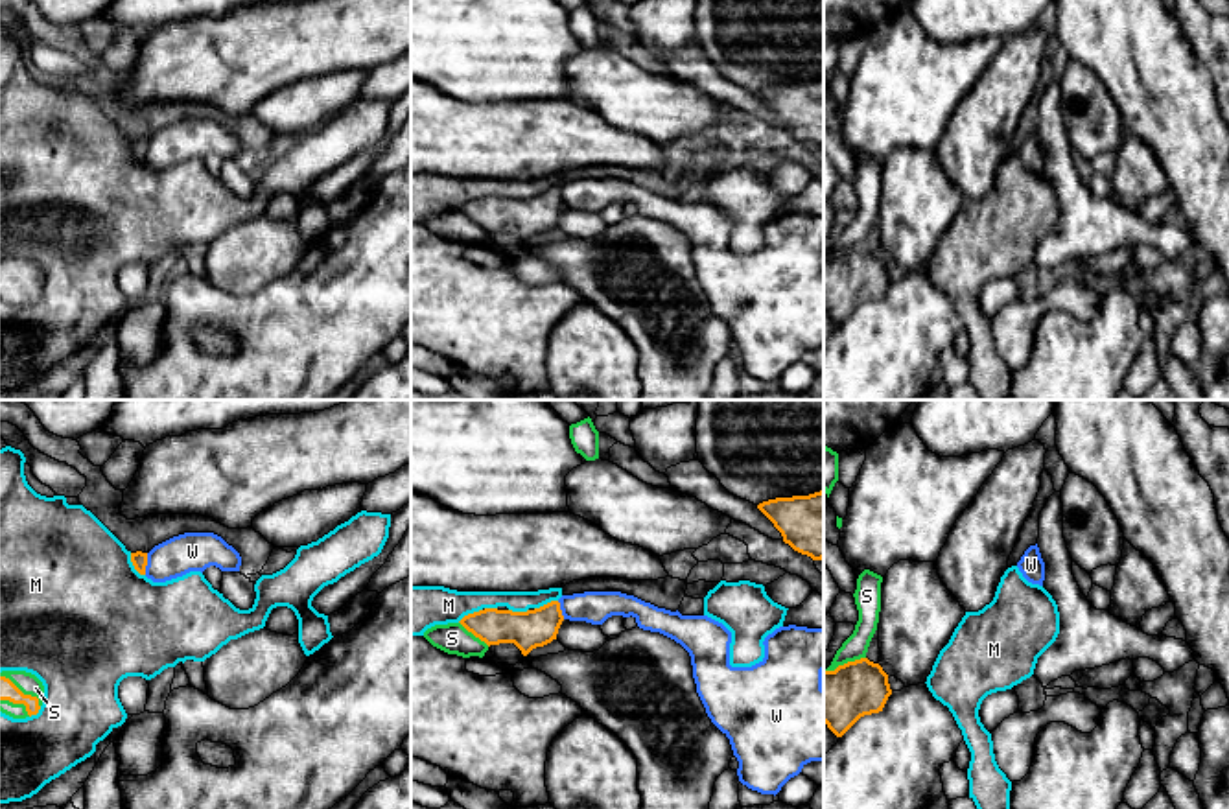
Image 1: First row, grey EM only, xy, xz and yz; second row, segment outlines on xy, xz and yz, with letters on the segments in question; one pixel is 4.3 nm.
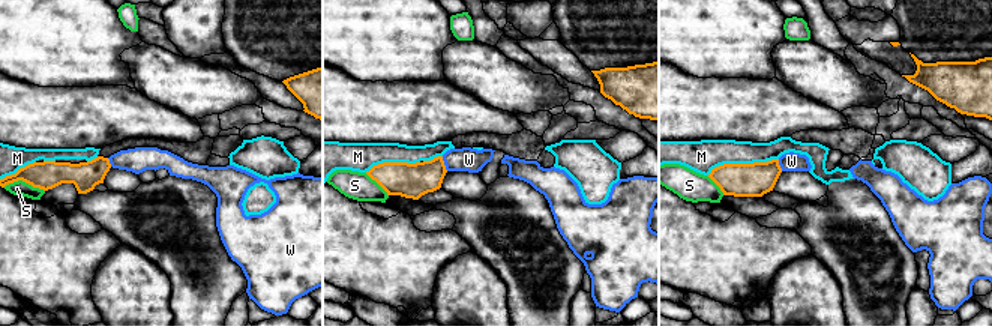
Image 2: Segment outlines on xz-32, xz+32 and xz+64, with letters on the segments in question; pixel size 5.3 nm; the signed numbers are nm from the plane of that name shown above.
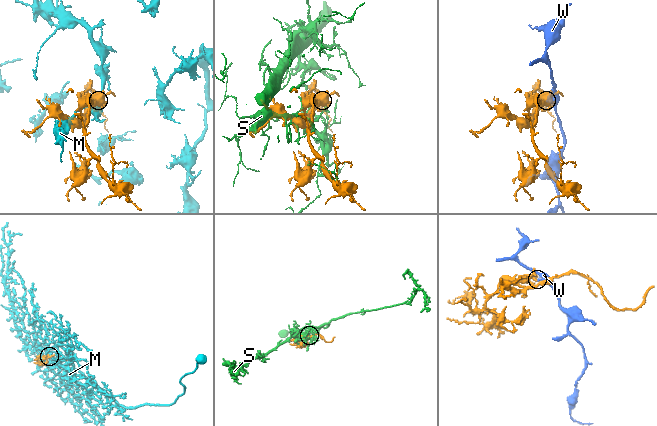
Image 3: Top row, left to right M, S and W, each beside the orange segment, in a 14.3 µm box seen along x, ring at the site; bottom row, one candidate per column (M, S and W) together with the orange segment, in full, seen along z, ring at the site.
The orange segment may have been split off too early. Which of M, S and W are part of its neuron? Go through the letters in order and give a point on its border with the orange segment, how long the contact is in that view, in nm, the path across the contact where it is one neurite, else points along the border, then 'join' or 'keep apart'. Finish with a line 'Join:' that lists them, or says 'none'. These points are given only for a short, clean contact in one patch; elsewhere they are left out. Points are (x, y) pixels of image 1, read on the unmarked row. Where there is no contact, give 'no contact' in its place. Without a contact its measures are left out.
M: contact xy (133, 152); length 120 nm; keep apart
S: contact xz (474, 222); length 170 nm; keep apart
W: contact xy (146, 152); length 100 nm; border xy (148, 140), (144, 161); keep apart
Join: none

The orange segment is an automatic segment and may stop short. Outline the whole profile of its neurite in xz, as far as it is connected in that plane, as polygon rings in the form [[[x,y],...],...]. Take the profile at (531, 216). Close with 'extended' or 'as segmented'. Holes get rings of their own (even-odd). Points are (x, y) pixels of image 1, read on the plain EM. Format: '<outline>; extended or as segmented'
[[[551,188],[527,199],[485,195],[464,203],[459,210],[490,232],[514,230],[523,243],[556,227],[564,208],[560,190]]]; as segmented

